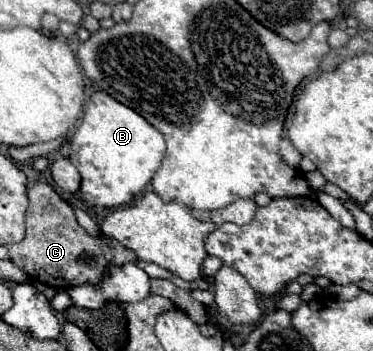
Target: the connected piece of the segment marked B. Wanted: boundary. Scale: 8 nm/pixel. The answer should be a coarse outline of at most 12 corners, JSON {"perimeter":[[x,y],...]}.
{"perimeter":[[95,92],[69,160],[89,206],[129,204],[157,172],[163,134]]}

